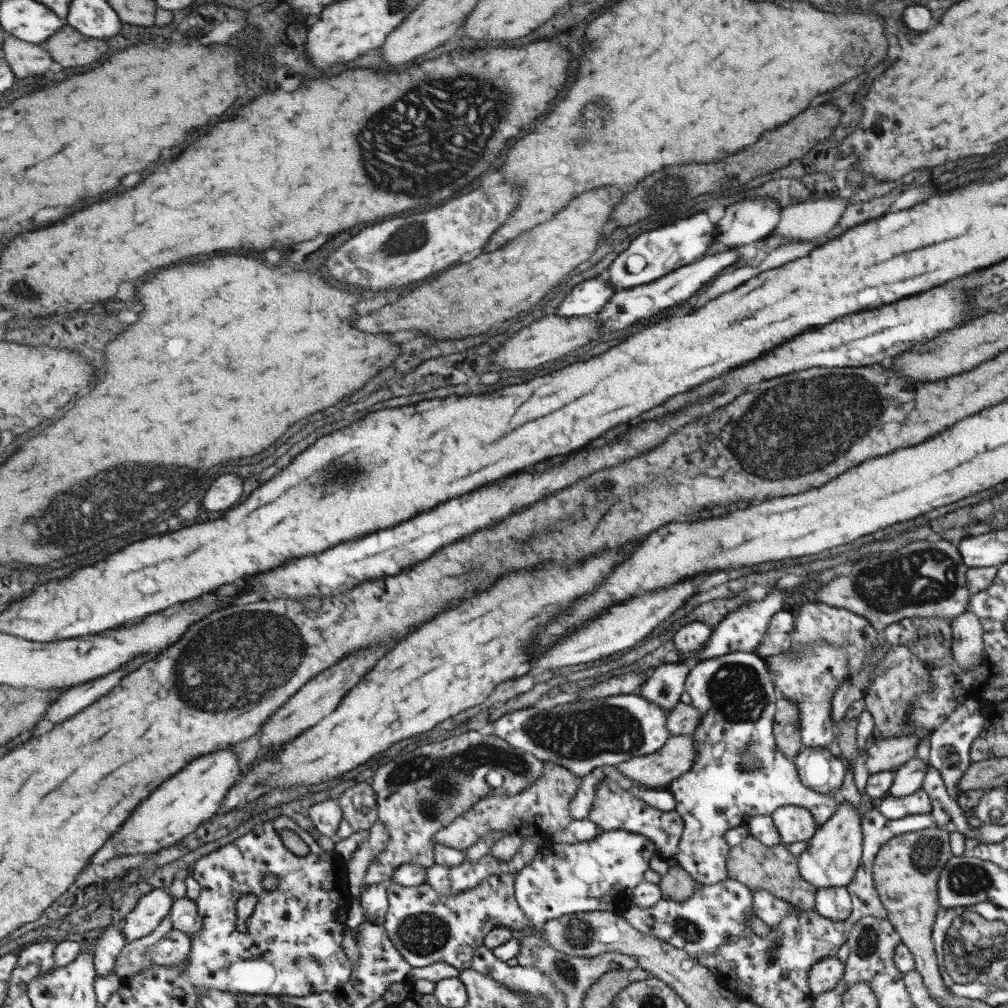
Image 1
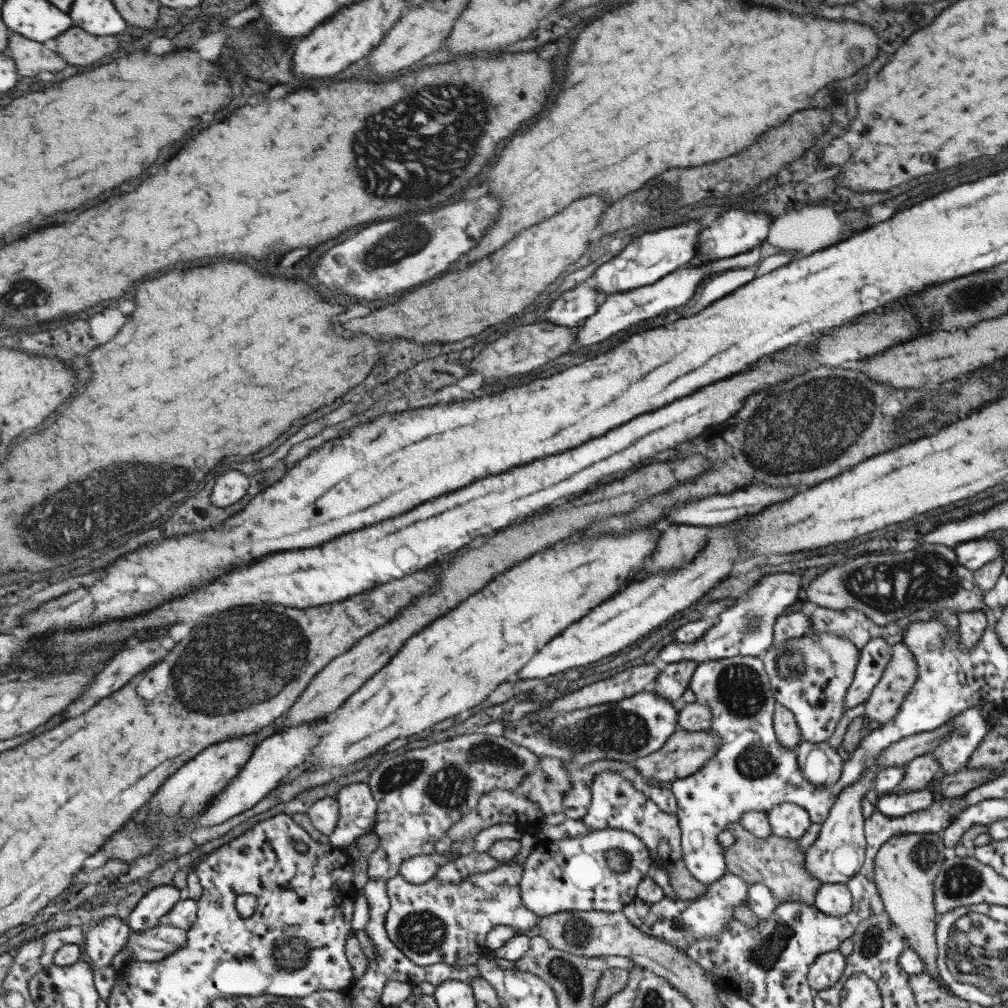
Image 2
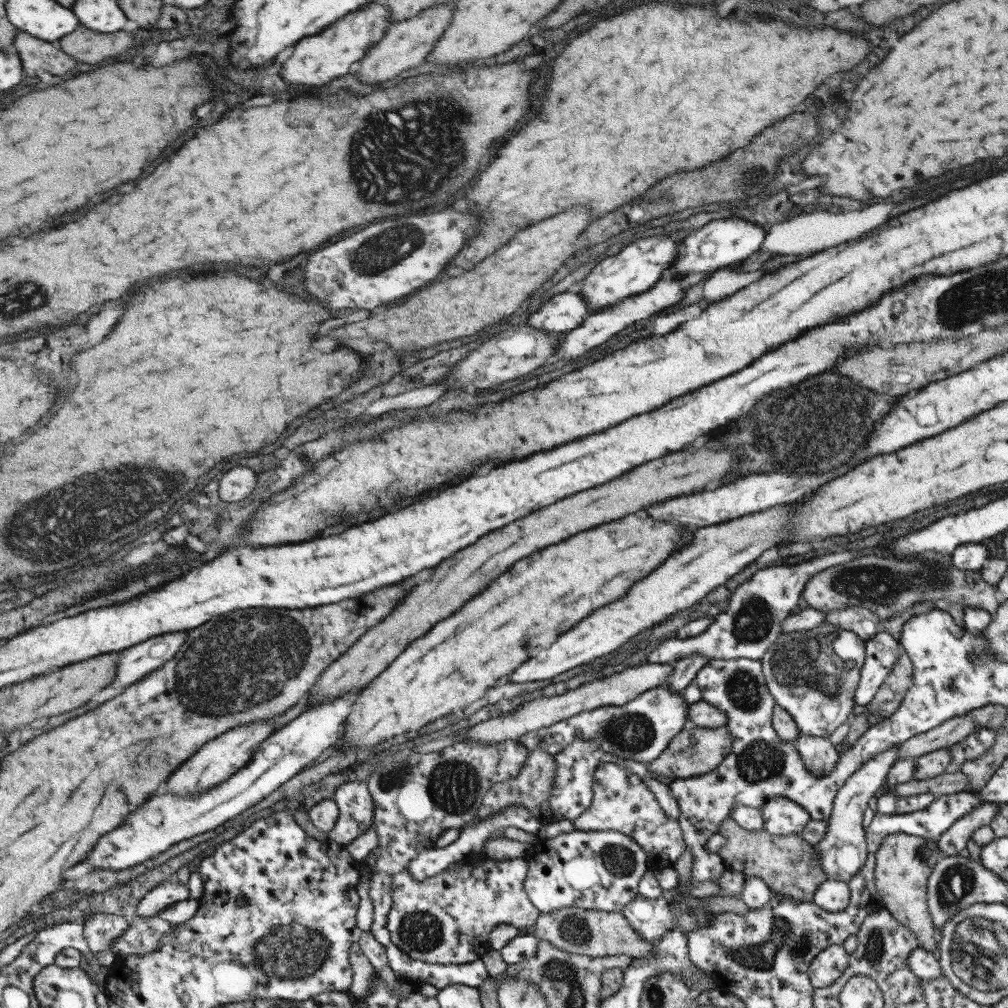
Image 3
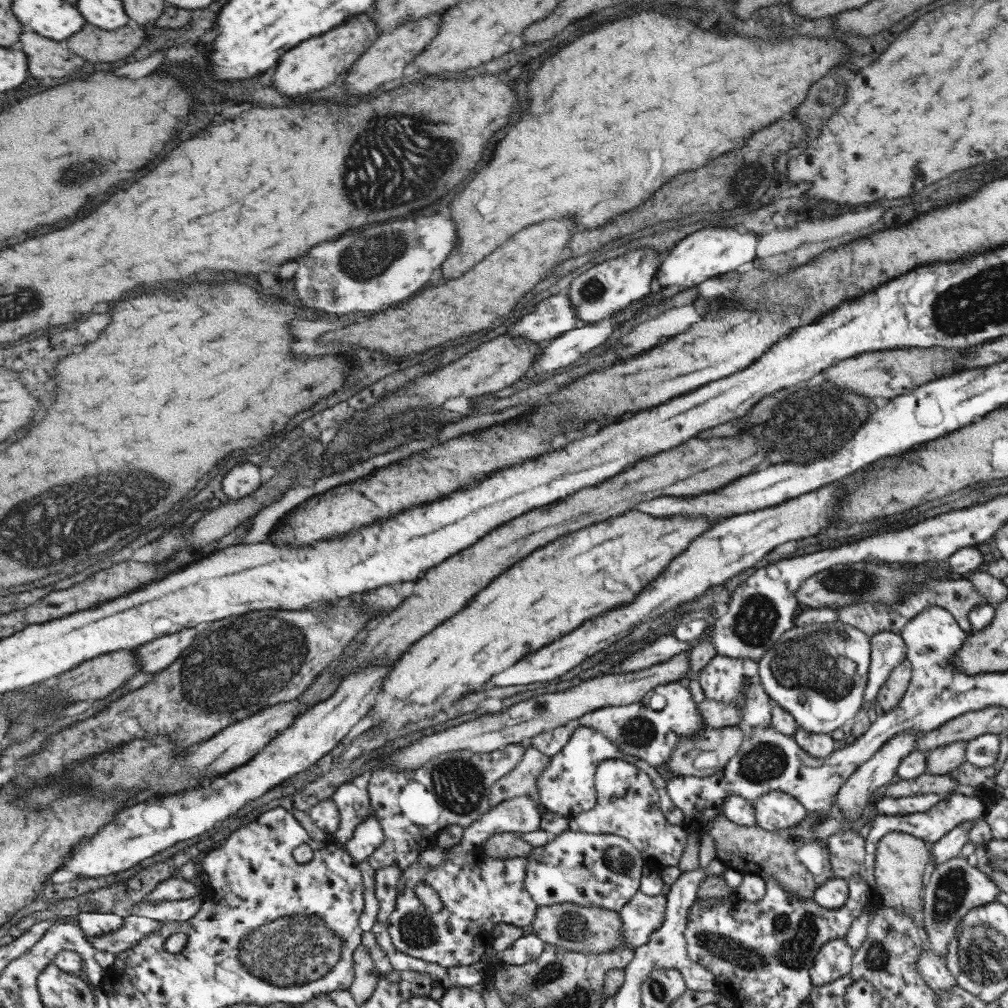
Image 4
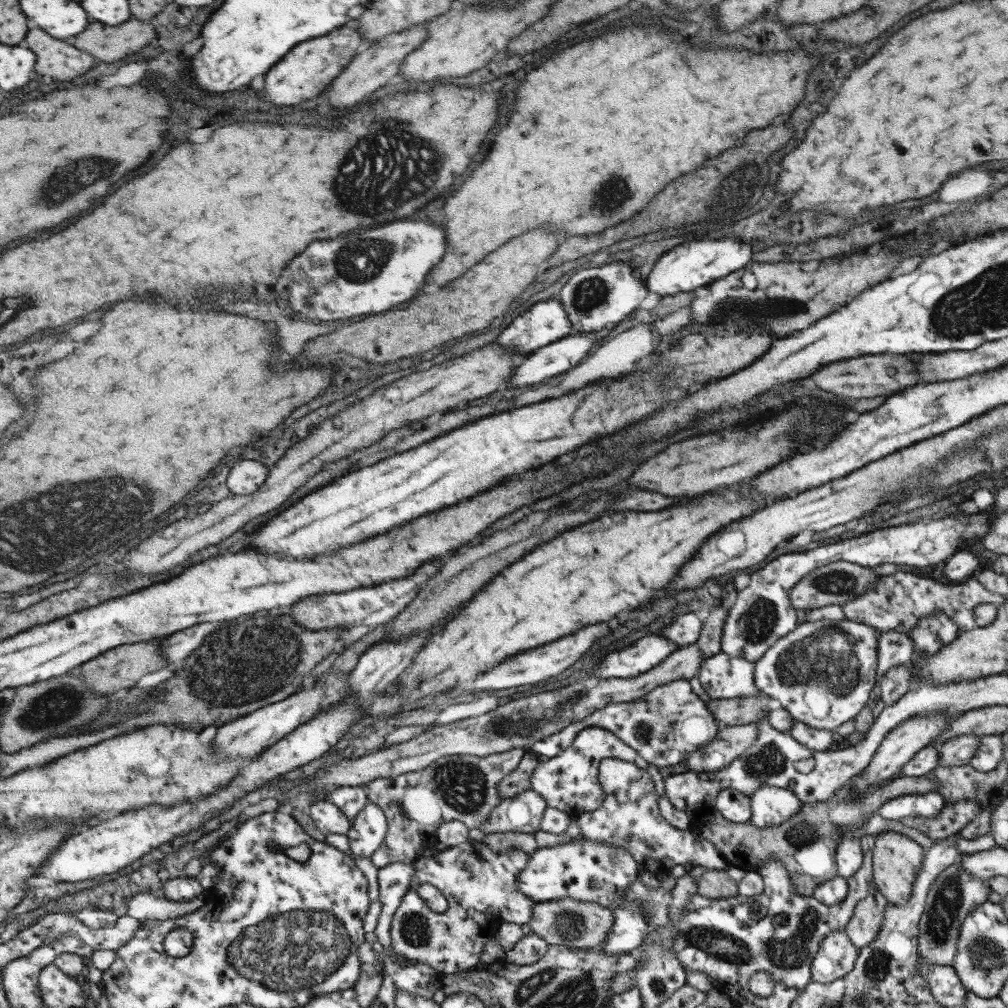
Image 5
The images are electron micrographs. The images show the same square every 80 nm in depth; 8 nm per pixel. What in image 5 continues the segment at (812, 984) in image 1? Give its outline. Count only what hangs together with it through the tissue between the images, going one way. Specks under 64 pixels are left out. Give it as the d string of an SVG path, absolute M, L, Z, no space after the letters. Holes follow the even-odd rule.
M843 930L826 934L809 962L810 980L821 984L836 981L852 969L857 955L858 949L849 942Z

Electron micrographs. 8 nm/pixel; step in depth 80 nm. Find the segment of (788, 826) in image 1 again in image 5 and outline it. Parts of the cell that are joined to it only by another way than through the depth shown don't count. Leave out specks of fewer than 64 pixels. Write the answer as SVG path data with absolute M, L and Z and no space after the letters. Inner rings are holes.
M762 786L749 796L749 825L769 828L783 824L802 807L802 802L789 790Z

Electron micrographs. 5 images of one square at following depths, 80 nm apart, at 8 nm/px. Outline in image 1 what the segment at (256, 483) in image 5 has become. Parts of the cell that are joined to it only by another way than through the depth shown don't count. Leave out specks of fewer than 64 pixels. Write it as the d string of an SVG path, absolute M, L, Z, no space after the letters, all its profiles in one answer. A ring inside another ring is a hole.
M227 474L227 476L221 476L207 492L205 496L205 508L207 510L227 510L231 508L233 504L237 504L237 500L243 496L243 480L233 476L233 474Z

